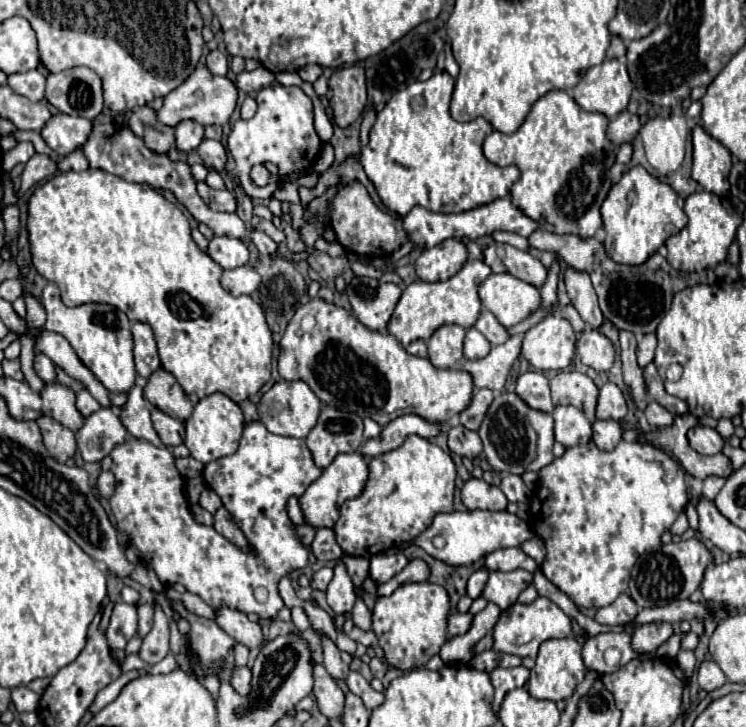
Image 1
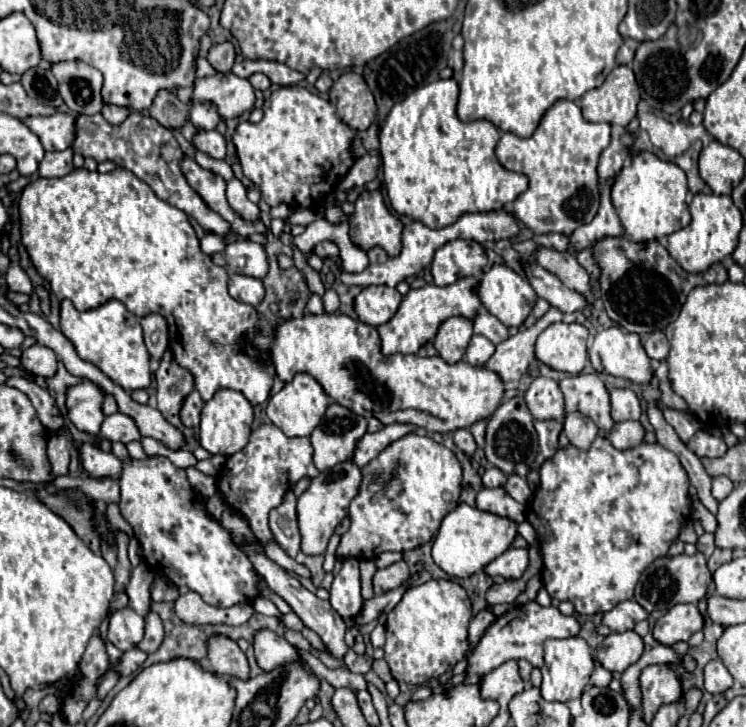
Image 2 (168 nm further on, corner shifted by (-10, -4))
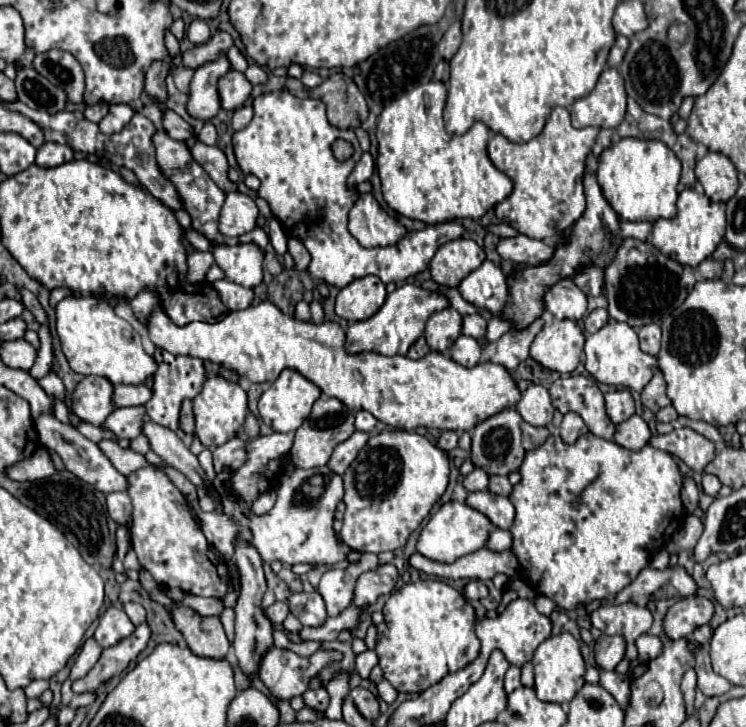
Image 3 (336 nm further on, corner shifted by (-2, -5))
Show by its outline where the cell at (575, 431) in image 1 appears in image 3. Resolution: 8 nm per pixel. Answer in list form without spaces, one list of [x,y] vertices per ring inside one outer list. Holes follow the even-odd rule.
[[[566,413],[560,425],[560,437],[564,443],[574,443],[578,437],[586,435],[588,427],[578,413]]]

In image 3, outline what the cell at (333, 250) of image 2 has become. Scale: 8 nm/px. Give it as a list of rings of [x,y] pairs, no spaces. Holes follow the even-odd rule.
[[[272,91],[266,95],[254,97],[252,105],[254,105],[254,117],[252,117],[250,125],[246,129],[234,133],[234,153],[236,153],[238,165],[246,175],[252,173],[262,181],[258,195],[268,201],[274,217],[284,225],[286,233],[296,237],[298,241],[302,241],[304,247],[308,249],[312,261],[310,261],[306,271],[312,279],[322,279],[328,285],[338,287],[338,289],[346,287],[348,283],[352,283],[354,279],[360,279],[364,275],[376,275],[386,285],[396,283],[396,281],[404,281],[404,279],[424,271],[440,245],[454,241],[454,239],[464,235],[462,225],[440,223],[440,225],[426,227],[422,231],[408,233],[396,245],[370,247],[370,249],[362,247],[348,231],[348,211],[354,205],[354,199],[358,199],[358,193],[348,183],[348,175],[352,173],[354,165],[362,157],[362,149],[358,145],[354,131],[352,129],[342,131],[338,127],[332,127],[326,119],[326,107],[320,99],[298,99],[298,97],[290,95],[288,91]],[[340,137],[348,139],[356,149],[354,155],[346,161],[336,161],[336,157],[332,155],[332,149],[330,149],[330,145]]]

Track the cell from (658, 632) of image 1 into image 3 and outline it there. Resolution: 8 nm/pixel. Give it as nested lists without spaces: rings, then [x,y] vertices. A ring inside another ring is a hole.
[[[690,595],[676,601],[664,619],[664,633],[670,639],[692,635],[700,625],[706,625],[714,615],[714,603],[700,595]]]

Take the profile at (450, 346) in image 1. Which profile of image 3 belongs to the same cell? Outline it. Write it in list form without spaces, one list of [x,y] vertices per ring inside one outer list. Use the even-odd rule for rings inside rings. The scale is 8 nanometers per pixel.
[[[446,307],[430,315],[430,319],[426,321],[424,337],[432,351],[446,353],[458,339],[460,331],[462,331],[462,315],[456,309]]]

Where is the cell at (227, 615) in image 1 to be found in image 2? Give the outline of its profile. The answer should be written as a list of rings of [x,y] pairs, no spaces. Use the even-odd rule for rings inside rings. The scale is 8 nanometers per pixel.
[[[262,628],[254,634],[254,652],[256,652],[256,662],[264,672],[274,670],[276,666],[282,666],[290,660],[298,658],[298,652],[294,646],[290,646],[282,636],[276,632]]]

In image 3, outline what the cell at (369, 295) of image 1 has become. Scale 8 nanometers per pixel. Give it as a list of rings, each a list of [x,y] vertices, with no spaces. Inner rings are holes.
[[[376,275],[354,279],[336,297],[336,315],[348,323],[372,317],[386,301],[386,287]]]

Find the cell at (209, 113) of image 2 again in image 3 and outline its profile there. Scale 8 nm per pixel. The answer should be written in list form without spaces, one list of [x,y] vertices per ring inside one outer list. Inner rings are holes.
[[[226,53],[196,69],[190,83],[190,99],[188,99],[188,113],[192,117],[208,121],[222,109],[218,95],[218,81],[228,71],[230,71],[230,61]]]

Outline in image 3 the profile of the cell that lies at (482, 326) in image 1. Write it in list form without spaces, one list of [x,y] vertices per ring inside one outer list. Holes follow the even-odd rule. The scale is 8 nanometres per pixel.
[[[480,313],[464,315],[464,319],[462,319],[462,333],[468,335],[468,337],[474,337],[474,339],[480,339],[486,333],[486,323],[488,321]]]

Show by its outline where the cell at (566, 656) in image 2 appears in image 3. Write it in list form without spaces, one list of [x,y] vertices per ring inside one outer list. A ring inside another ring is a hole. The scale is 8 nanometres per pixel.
[[[560,633],[552,635],[546,641],[538,645],[532,657],[534,673],[536,673],[536,695],[540,701],[550,701],[550,703],[566,703],[570,701],[584,685],[584,659],[580,653],[580,643],[570,635],[570,633]]]

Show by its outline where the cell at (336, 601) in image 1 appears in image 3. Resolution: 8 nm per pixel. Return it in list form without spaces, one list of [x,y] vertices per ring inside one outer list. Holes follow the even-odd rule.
[[[356,563],[344,567],[344,569],[332,567],[320,579],[318,591],[320,591],[322,599],[326,601],[326,609],[328,609],[330,617],[340,615],[352,603],[354,583],[358,579],[354,567],[356,567]]]

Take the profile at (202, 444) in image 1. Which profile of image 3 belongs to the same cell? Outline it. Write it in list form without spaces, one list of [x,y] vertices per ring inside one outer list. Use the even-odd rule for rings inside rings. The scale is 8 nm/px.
[[[210,375],[202,387],[202,391],[194,399],[194,417],[196,417],[196,435],[200,437],[202,445],[222,445],[232,439],[238,427],[244,423],[248,415],[248,397],[240,383],[224,379],[220,375]]]

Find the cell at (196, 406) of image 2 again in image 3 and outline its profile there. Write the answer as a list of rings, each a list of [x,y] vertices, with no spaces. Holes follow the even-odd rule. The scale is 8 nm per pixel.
[[[184,399],[182,403],[182,411],[180,411],[180,429],[188,435],[194,435],[196,427],[194,427],[194,415],[192,415],[192,401]]]

